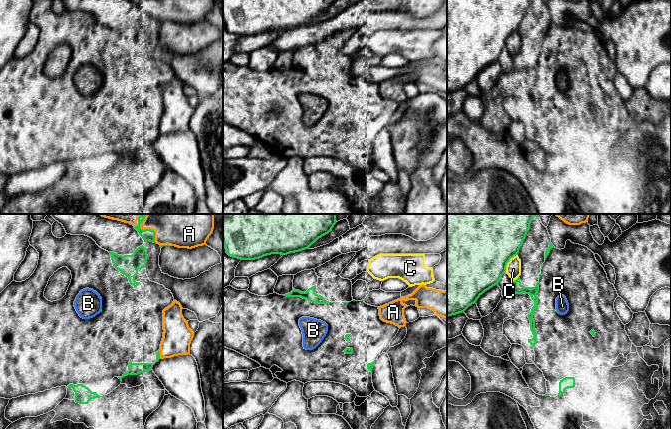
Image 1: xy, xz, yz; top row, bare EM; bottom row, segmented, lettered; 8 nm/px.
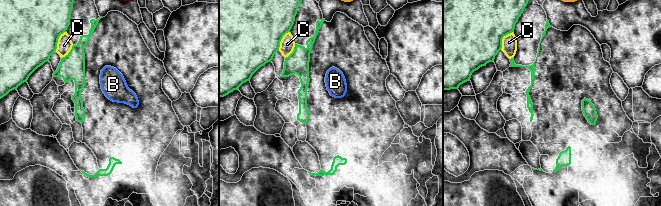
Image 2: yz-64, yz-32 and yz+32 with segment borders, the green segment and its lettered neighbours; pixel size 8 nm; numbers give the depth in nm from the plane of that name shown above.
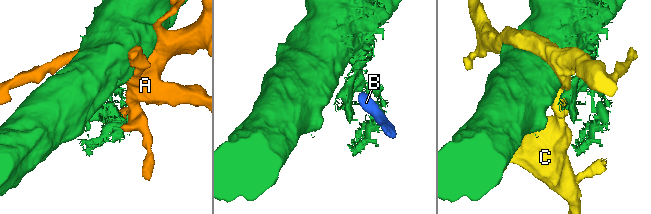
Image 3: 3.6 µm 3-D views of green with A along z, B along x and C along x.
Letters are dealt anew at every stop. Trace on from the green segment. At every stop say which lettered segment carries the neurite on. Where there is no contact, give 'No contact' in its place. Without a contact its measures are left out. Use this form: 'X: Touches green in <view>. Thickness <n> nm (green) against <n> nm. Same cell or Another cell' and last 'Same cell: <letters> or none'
A: Touches green in xy. Thickness 100 nm (green) against 190 nm. Another cell
B: Touches green in yz. Thickness 20 nm (green) against 110 nm. Another cell
C: Touches green in yz. Thickness 480 nm (green) against 120 nm. Another cell
Same cell: none

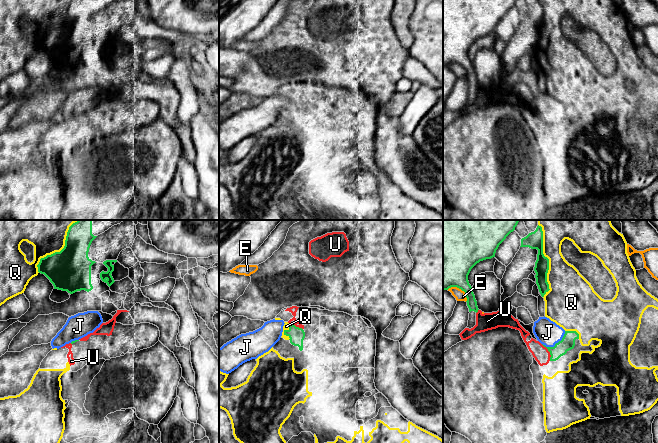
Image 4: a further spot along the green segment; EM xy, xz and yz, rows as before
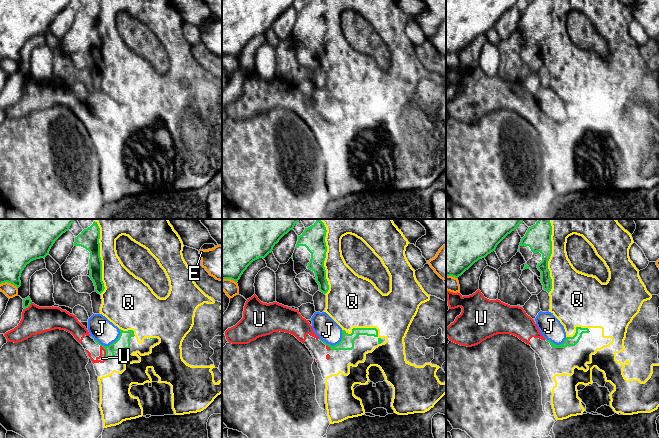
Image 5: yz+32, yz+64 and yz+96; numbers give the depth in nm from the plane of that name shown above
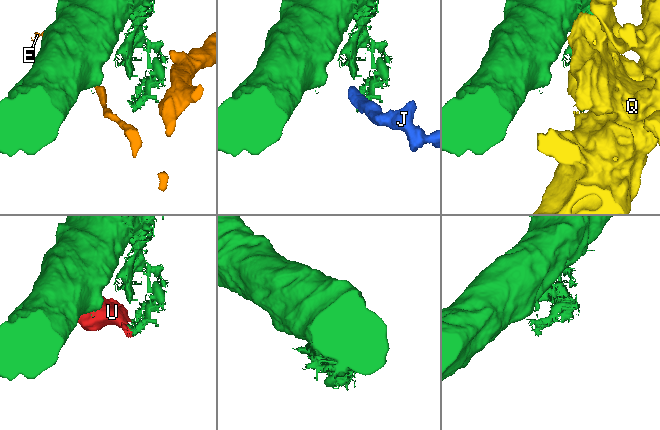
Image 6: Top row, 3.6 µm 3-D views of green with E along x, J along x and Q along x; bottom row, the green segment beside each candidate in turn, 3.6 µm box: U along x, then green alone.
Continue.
E: Touches green in yz. Thickness 420 nm (green) against 90 nm. Another cell
J: Touches green in yz. Thickness 120 nm (green) against 200 nm. Another cell
Q: Touches green in yz. Thickness 140 nm (green) against 280 nm. Another cell
U: Touches green in yz. Thickness 120 nm (green) against 130 nm. Same cell
Same cell: U

